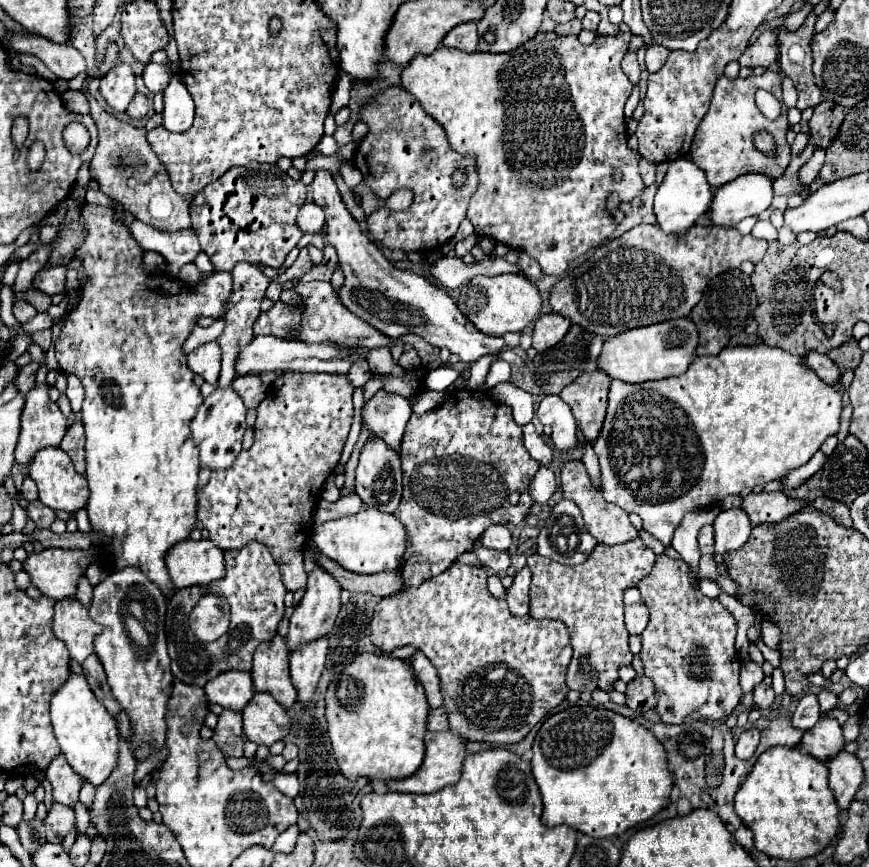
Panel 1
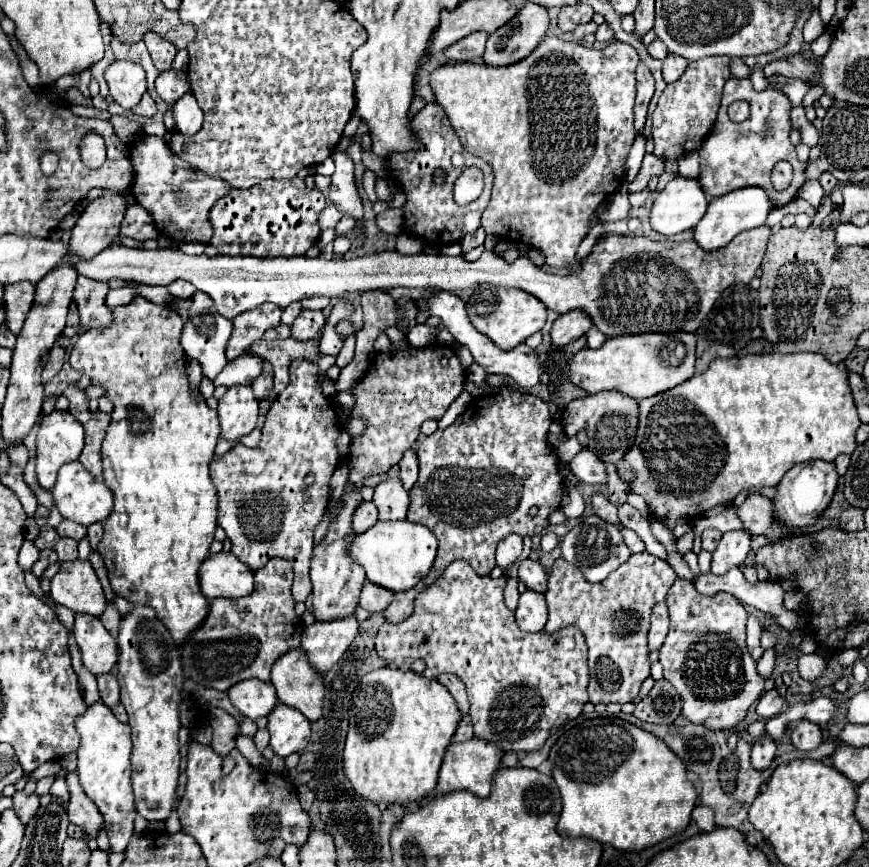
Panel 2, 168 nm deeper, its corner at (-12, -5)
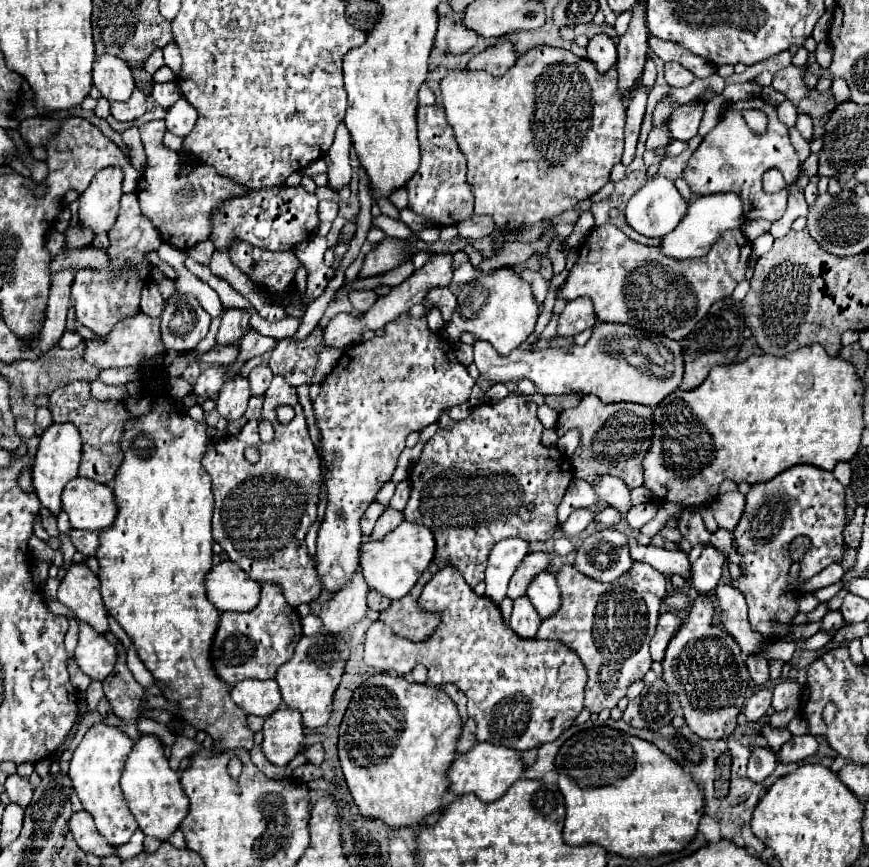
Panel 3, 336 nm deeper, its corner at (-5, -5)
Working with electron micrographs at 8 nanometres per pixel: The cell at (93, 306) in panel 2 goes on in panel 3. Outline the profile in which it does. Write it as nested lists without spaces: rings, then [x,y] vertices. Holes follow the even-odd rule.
[[[124,194],[120,200],[120,212],[116,224],[108,232],[110,246],[106,250],[108,258],[114,258],[114,270],[94,270],[82,268],[78,270],[74,284],[72,284],[72,298],[76,310],[76,322],[90,328],[92,332],[106,336],[114,328],[116,322],[128,316],[136,316],[140,310],[140,290],[148,284],[150,276],[150,262],[146,258],[148,252],[158,250],[162,238],[152,222],[140,212],[138,196]]]

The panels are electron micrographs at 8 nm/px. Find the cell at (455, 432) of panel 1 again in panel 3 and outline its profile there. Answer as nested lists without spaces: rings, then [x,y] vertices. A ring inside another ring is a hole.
[[[510,392],[504,400],[496,404],[480,404],[476,406],[466,420],[454,422],[442,412],[438,418],[438,430],[436,434],[426,442],[420,460],[414,464],[410,472],[410,500],[404,510],[404,518],[408,522],[424,524],[432,530],[436,538],[436,556],[434,562],[428,566],[428,570],[422,574],[422,578],[416,582],[416,586],[400,600],[394,600],[390,604],[390,610],[380,614],[380,620],[388,624],[398,636],[422,642],[434,634],[436,618],[430,612],[424,612],[418,604],[418,598],[424,590],[424,586],[430,582],[430,578],[440,572],[446,566],[454,566],[468,586],[476,586],[484,580],[484,570],[488,562],[488,554],[494,548],[496,542],[504,538],[522,538],[528,542],[534,540],[548,540],[558,528],[556,520],[556,508],[562,502],[562,496],[572,482],[572,466],[568,458],[558,448],[546,448],[540,442],[542,424],[536,416],[536,404],[526,400],[522,394]],[[528,506],[534,506],[528,510]]]

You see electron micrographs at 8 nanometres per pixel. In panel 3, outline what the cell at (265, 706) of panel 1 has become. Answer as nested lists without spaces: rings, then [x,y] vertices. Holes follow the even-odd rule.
[[[286,706],[278,708],[266,718],[262,732],[262,752],[276,766],[286,766],[306,746],[302,718],[298,710]]]

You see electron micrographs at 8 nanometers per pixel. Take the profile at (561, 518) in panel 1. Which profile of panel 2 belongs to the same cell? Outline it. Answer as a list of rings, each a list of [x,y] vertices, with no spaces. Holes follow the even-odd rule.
[[[595,514],[583,518],[581,524],[577,524],[575,528],[571,528],[563,536],[563,540],[561,540],[561,556],[567,562],[571,562],[573,566],[577,566],[589,582],[601,582],[601,580],[605,580],[613,570],[617,570],[617,566],[621,566],[629,558],[629,554],[631,552],[625,546],[621,534],[617,532],[617,528],[609,526],[607,522],[603,522]]]

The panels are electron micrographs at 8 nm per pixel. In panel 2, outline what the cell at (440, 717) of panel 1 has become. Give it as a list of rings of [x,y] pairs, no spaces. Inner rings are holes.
[[[465,714],[465,716],[461,718],[455,734],[453,734],[453,740],[455,740],[455,742],[465,742],[465,740],[469,740],[469,738],[473,738],[473,726],[471,726],[471,718]]]

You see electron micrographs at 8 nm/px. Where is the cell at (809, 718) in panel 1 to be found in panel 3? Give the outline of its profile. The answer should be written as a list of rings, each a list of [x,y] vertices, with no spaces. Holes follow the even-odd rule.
[[[806,734],[806,736],[794,736],[788,744],[782,746],[778,760],[782,764],[792,764],[792,762],[800,762],[808,756],[814,756],[818,752],[818,742],[814,736]]]

